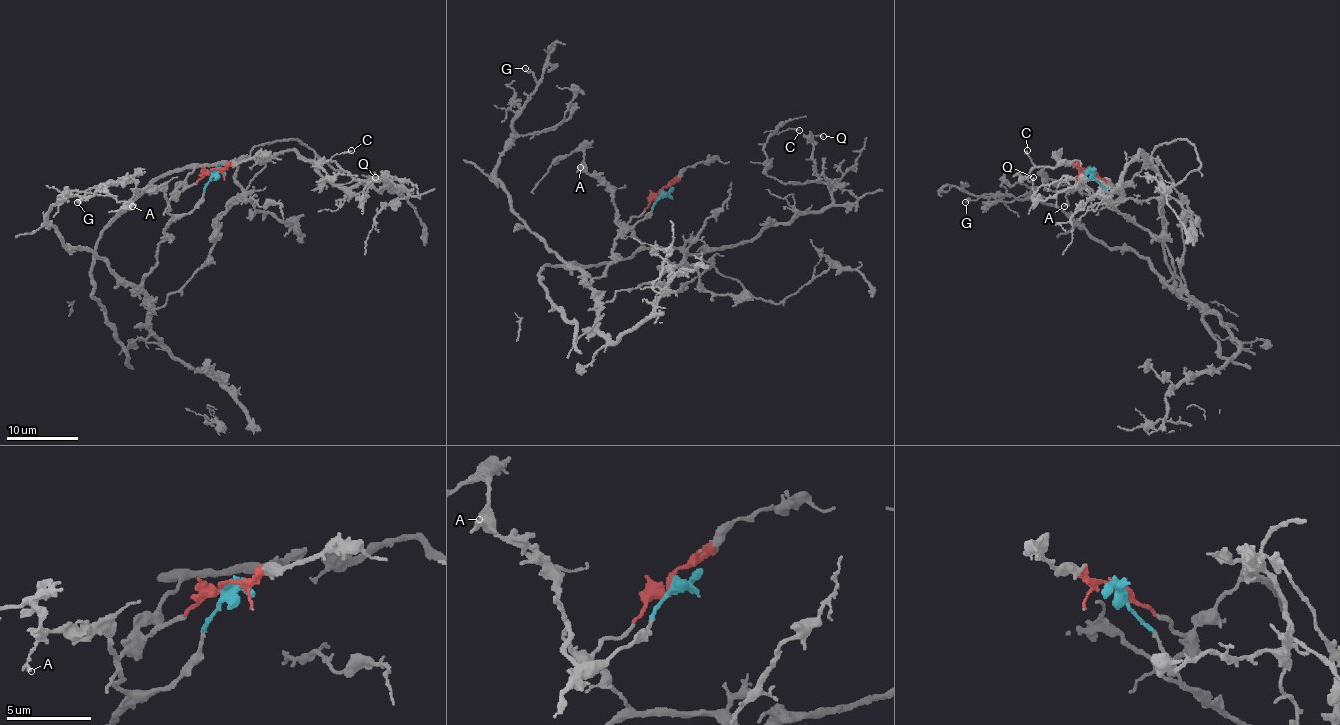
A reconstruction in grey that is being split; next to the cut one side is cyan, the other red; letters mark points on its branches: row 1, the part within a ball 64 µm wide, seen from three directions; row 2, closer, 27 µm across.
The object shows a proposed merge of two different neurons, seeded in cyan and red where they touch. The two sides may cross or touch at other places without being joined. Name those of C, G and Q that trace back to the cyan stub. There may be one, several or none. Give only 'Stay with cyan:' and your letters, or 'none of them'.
Stay with cyan: G

